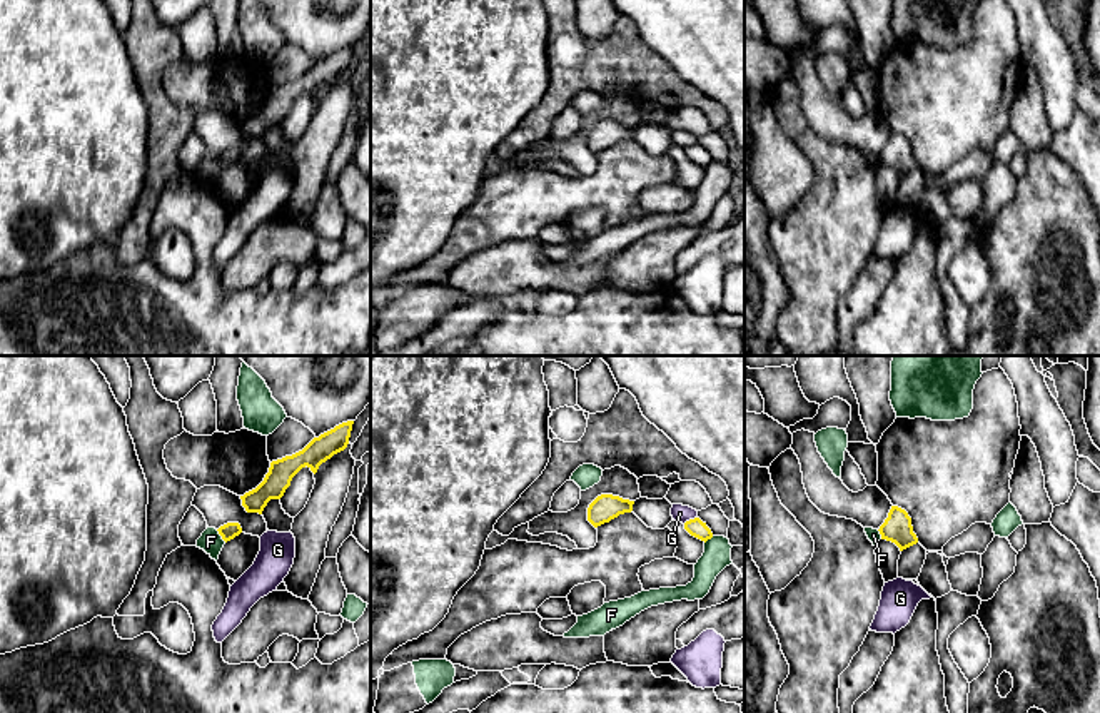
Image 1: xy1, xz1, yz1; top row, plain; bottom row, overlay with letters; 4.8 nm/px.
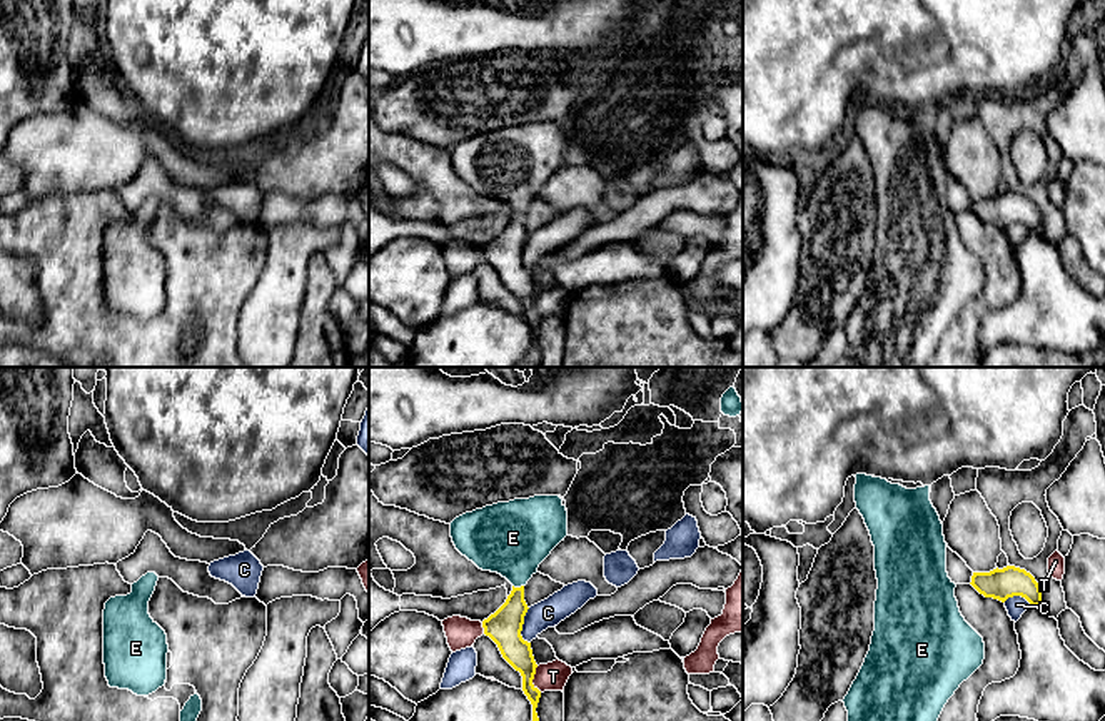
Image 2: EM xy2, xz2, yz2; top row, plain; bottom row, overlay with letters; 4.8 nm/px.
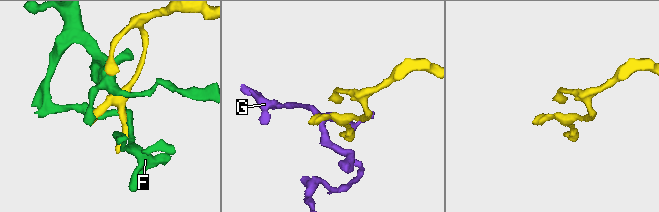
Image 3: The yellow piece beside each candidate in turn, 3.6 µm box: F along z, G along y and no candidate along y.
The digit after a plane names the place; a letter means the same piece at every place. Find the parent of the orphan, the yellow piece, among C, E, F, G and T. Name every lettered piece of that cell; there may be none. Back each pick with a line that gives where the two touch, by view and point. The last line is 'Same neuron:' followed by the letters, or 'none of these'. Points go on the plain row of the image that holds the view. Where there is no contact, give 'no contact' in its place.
E: contact xz2 (518, 214)
Same neuron: E

